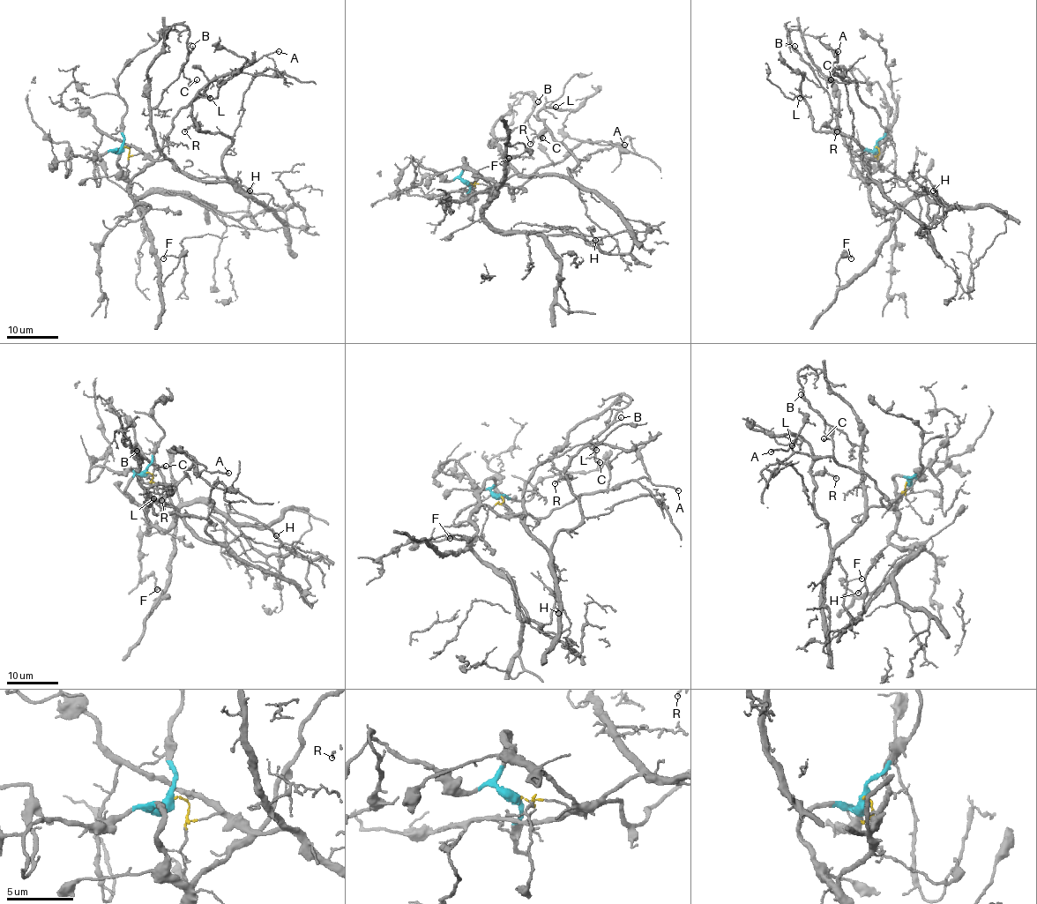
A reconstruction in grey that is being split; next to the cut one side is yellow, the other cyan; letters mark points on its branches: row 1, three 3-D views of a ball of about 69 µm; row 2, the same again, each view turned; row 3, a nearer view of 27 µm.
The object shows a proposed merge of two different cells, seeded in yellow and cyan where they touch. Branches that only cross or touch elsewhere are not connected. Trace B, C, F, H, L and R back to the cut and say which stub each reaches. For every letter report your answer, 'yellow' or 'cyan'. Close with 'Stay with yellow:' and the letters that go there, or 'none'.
B: yellow
C: yellow
F: cyan
H: yellow
L: yellow
R: yellow
Stay with yellow: B, C, H, L, R

